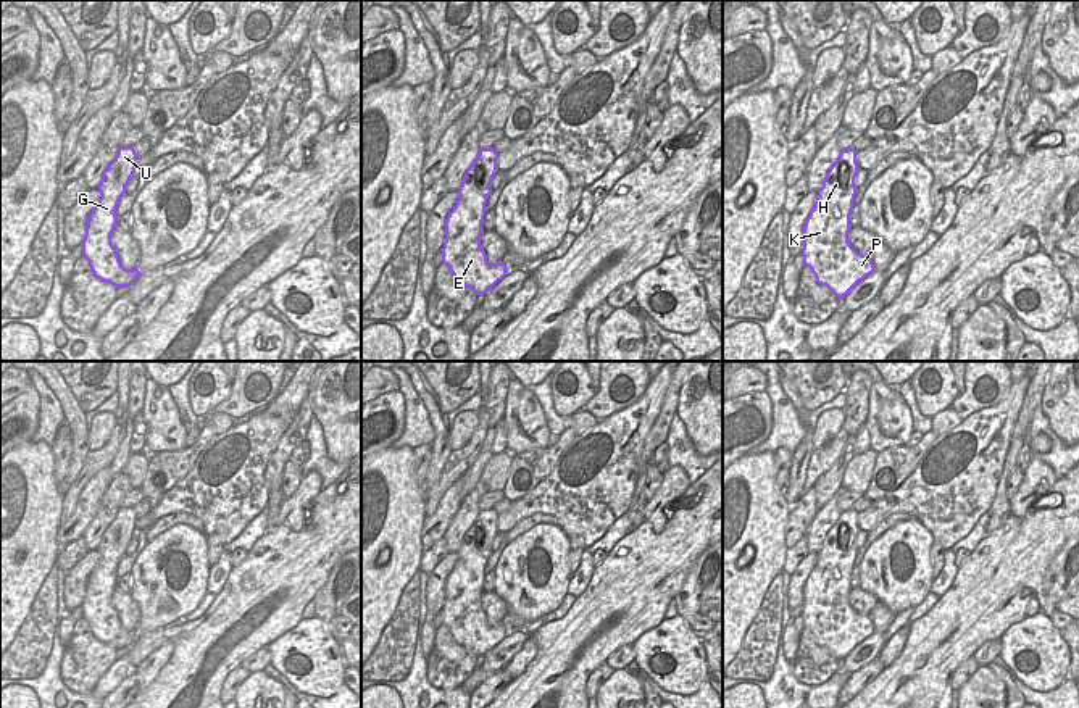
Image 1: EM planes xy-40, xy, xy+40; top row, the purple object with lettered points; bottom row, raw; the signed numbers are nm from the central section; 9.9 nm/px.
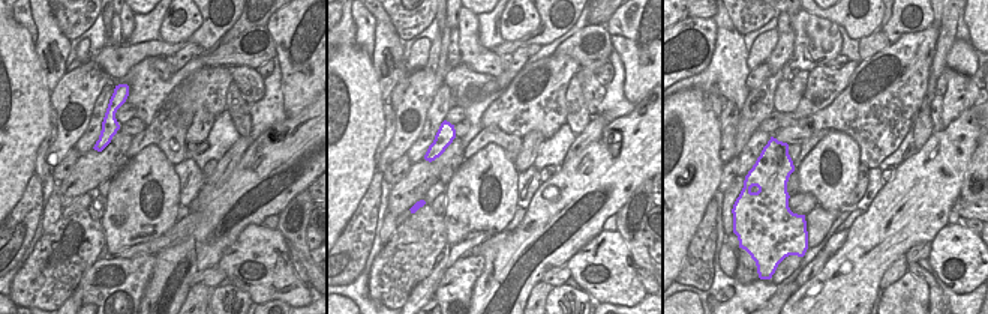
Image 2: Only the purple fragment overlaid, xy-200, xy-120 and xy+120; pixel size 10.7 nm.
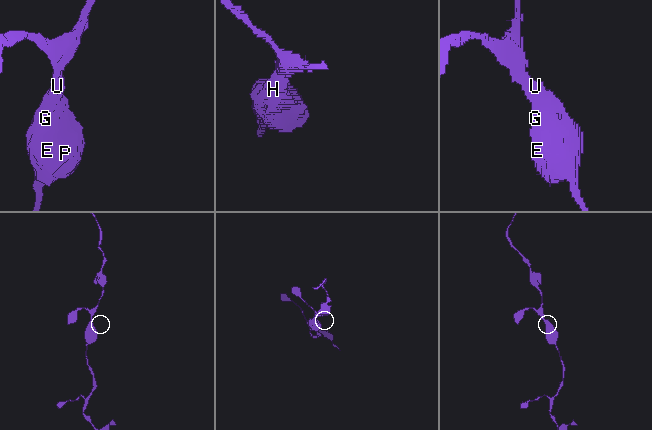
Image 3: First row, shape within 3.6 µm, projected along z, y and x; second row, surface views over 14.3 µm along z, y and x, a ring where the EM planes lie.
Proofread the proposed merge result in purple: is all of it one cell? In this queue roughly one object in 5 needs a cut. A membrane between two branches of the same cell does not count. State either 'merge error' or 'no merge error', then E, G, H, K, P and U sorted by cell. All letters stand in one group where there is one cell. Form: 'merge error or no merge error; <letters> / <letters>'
no merge error; E G H K P U

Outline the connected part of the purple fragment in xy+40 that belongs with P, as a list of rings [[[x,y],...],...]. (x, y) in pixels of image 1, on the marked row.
[[[852,147],[840,152],[826,173],[803,226],[803,266],[810,268],[816,282],[826,285],[839,300],[876,271],[871,256],[858,253],[848,242],[850,214],[858,190],[856,155]]]

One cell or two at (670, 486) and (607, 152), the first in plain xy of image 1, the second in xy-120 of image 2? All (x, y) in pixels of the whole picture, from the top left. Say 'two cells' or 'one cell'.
two cells

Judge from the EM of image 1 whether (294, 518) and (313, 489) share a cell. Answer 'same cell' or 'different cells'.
same cell

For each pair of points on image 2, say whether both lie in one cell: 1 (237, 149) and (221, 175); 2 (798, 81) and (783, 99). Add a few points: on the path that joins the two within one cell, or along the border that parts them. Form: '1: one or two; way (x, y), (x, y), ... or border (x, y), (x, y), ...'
1: one; way (234, 155), (224, 169)
2: one; way (796, 86), (787, 95)

